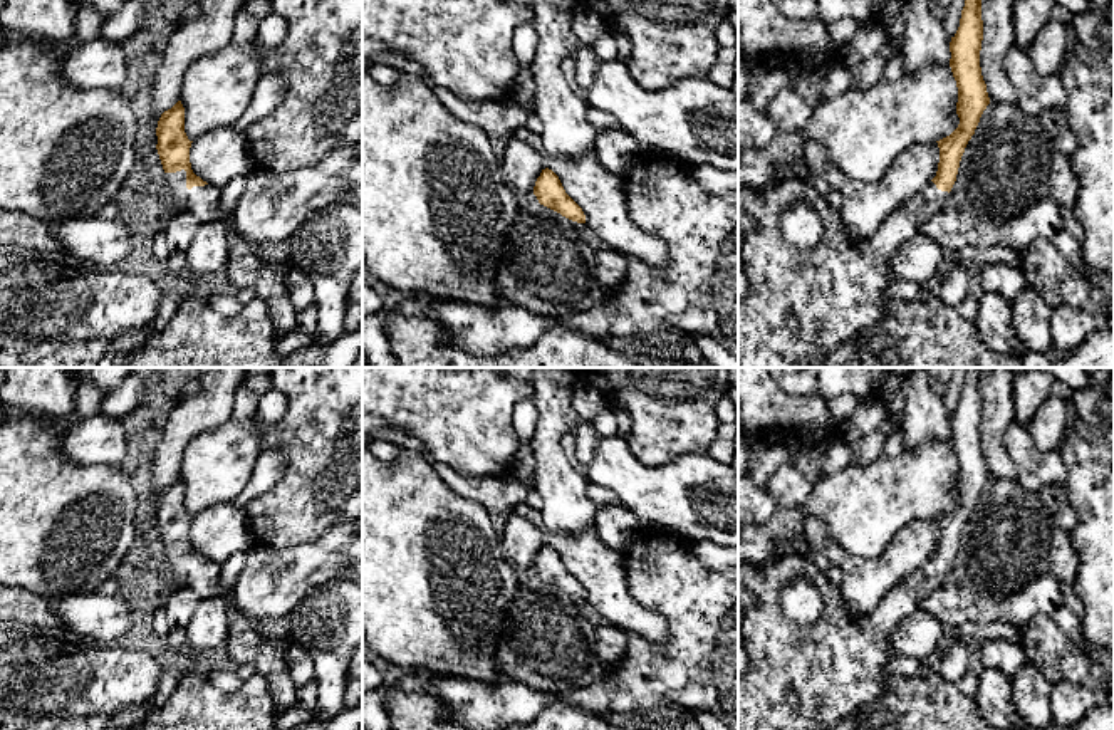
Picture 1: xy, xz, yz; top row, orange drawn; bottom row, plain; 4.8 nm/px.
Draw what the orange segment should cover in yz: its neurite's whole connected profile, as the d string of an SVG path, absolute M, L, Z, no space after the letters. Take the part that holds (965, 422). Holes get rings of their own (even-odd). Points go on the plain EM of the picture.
M968 368L960 403L950 418L950 443L958 463L958 503L936 517L940 539L936 552L911 576L893 586L881 604L862 618L852 618L844 606L841 587L829 582L827 572L810 559L785 555L763 566L738 562L738 607L742 609L742 636L748 654L748 670L738 678L738 730L832 730L841 720L857 713L881 696L891 678L886 665L896 658L891 633L919 604L950 581L950 567L956 557L965 524L980 498L990 473L980 443L983 416L981 368ZM797 574L809 576L824 597L820 618L812 624L799 624L782 611L782 589Z

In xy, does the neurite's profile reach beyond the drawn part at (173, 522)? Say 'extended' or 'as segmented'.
extended

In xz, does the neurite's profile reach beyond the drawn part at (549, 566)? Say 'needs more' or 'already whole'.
already whole

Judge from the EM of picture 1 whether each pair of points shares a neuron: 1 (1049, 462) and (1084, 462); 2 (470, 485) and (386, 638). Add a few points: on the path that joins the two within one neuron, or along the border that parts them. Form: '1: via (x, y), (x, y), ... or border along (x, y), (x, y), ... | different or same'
1: border along (1057, 450), (1066, 467), (1066, 484) | different
2: border along (435, 469), (455, 492), (480, 502), (490, 512) | different

